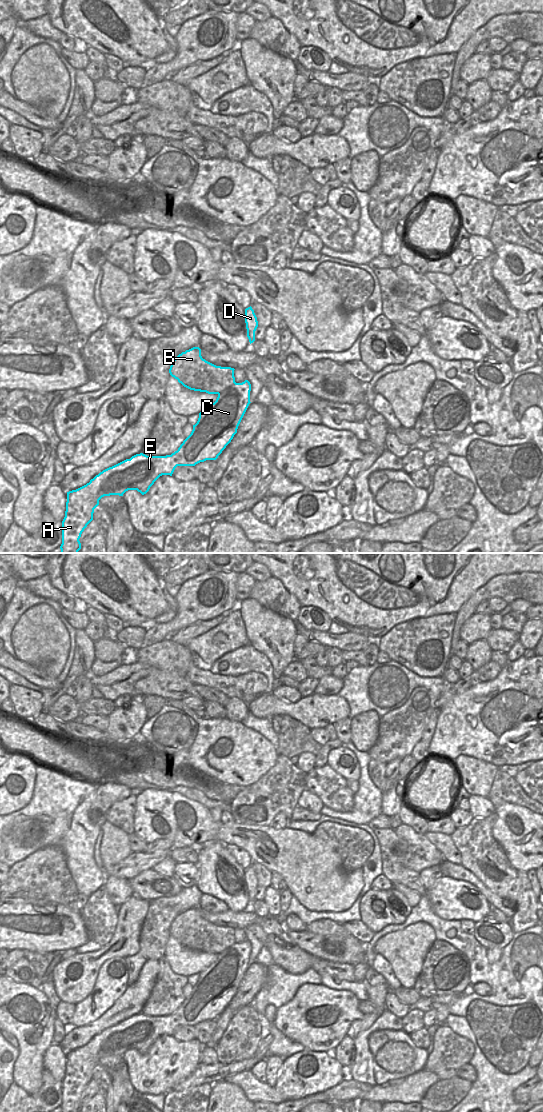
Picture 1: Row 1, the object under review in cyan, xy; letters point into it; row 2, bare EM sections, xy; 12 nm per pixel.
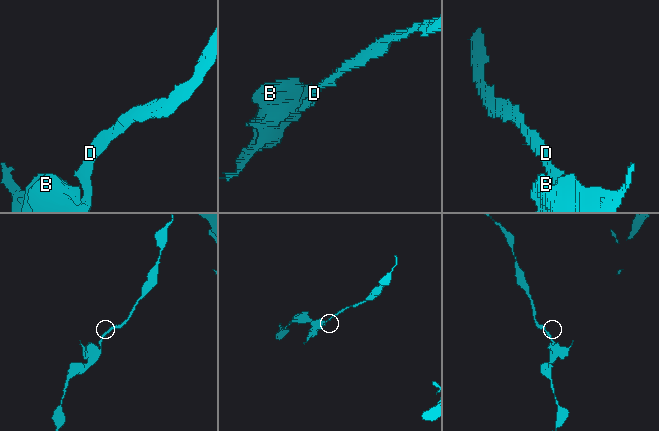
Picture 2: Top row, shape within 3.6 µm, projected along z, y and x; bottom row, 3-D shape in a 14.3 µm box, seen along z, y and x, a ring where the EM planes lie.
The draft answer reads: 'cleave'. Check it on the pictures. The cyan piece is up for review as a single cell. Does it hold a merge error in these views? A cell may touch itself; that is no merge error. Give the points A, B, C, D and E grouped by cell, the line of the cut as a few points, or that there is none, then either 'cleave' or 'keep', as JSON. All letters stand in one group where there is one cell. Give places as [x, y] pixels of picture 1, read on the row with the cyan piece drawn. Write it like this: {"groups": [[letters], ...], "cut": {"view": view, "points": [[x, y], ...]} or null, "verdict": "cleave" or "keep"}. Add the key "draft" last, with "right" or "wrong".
{"groups": [["A", "B", "C", "D", "E"]], "cut": null, "verdict": "keep", "draft": "wrong"}

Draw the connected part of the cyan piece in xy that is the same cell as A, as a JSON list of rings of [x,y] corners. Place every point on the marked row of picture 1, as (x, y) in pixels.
[[[193,347],[179,354],[172,362],[169,373],[184,387],[208,394],[217,394],[214,403],[199,413],[198,421],[193,425],[191,434],[183,441],[177,451],[166,456],[147,456],[136,454],[112,467],[109,467],[86,485],[67,492],[65,517],[62,521],[61,553],[78,553],[82,532],[93,520],[94,509],[104,496],[123,494],[128,490],[137,490],[146,494],[154,482],[162,475],[172,476],[177,466],[195,466],[206,460],[216,460],[237,433],[238,426],[249,406],[251,384],[248,380],[236,383],[234,368],[216,366],[201,356],[201,349]]]

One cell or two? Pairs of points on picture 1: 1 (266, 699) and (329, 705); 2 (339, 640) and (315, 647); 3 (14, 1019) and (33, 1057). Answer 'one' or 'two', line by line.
1: one
2: two
3: one

